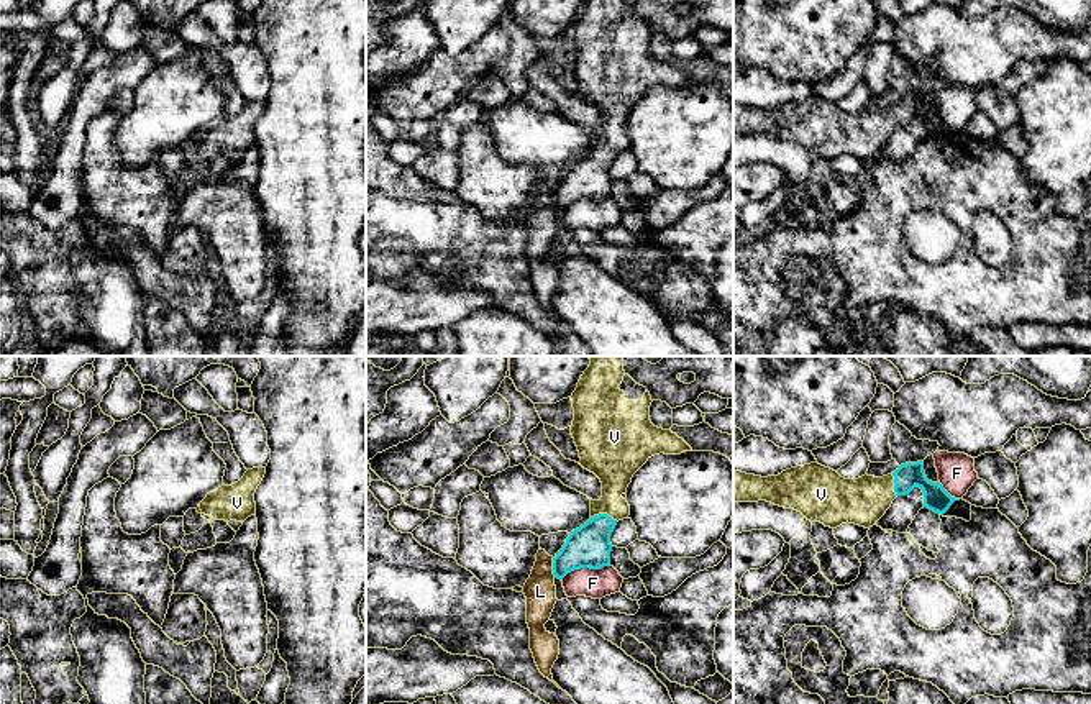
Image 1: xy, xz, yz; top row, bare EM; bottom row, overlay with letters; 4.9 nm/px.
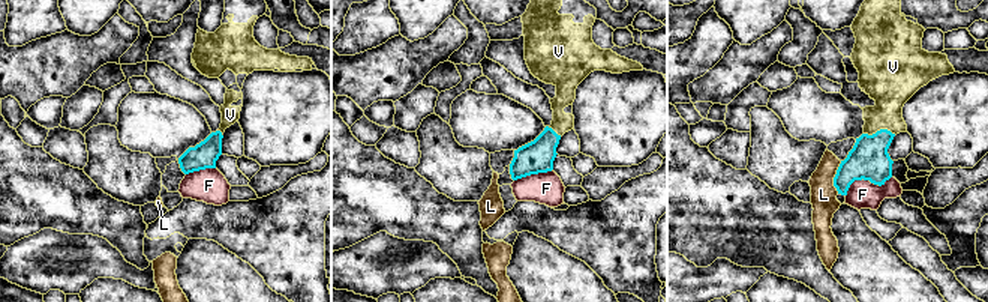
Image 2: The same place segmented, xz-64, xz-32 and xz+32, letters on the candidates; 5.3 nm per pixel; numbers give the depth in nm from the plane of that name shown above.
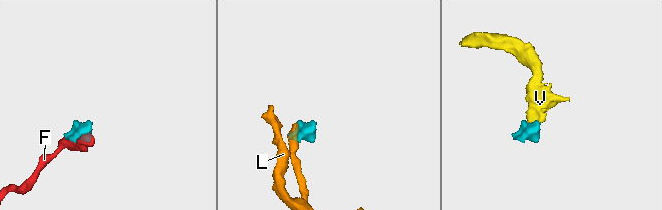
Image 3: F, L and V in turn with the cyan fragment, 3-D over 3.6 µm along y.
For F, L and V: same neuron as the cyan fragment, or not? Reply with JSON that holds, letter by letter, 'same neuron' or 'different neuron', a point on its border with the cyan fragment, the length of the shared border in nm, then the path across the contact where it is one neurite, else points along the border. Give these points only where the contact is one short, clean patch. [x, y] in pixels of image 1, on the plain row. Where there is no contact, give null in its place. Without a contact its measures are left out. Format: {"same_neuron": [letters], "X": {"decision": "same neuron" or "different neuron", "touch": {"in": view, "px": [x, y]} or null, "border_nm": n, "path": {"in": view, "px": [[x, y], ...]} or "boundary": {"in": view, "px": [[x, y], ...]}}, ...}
{"same_neuron": ["V"], "F": {"decision": "different neuron", "touch": {"in": "xz", "px": [584, 199]}, "border_nm": 260}, "L": {"decision": "different neuron", "touch": {"in": "xz", "px": [553, 201]}, "border_nm": 100, "boundary": {"in": "xz", "px": [[552, 191], [552, 205], [555, 209]]}}, "V": {"decision": "same neuron", "touch": {"in": "xz", "px": [604, 146]}, "border_nm": 140, "path": {"in": "xz", "px": [[589, 178], [604, 146], [612, 138], [614, 97]]}}}

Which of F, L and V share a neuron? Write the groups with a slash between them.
F / L / V

